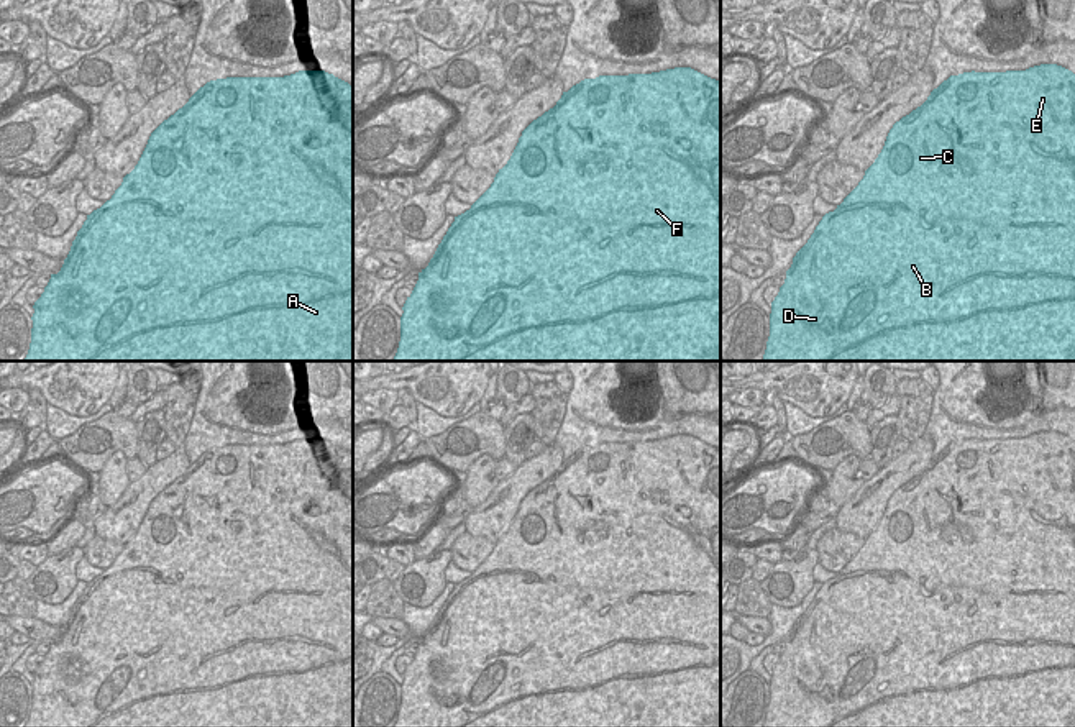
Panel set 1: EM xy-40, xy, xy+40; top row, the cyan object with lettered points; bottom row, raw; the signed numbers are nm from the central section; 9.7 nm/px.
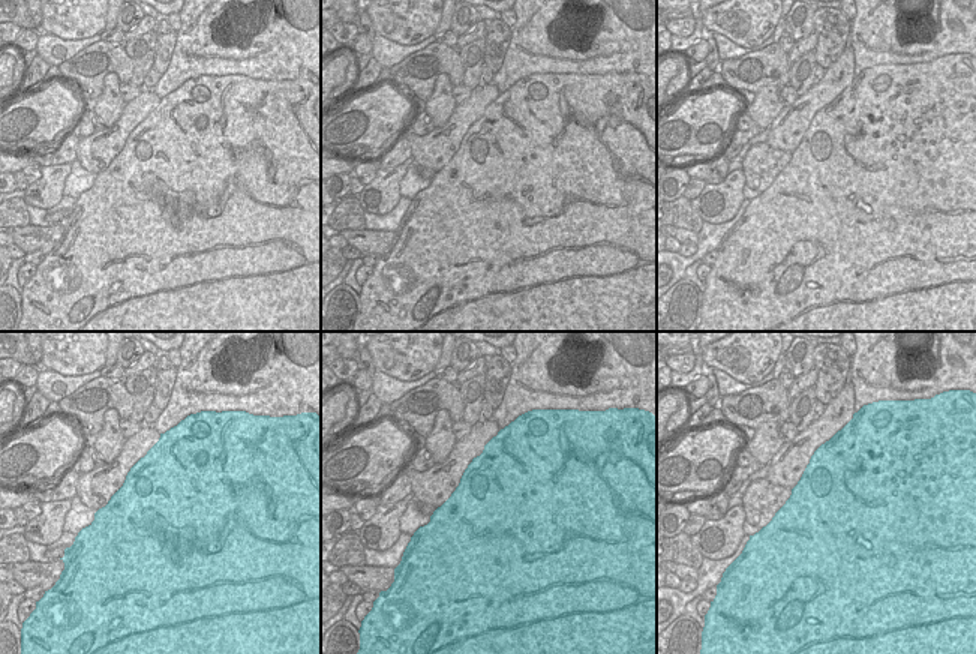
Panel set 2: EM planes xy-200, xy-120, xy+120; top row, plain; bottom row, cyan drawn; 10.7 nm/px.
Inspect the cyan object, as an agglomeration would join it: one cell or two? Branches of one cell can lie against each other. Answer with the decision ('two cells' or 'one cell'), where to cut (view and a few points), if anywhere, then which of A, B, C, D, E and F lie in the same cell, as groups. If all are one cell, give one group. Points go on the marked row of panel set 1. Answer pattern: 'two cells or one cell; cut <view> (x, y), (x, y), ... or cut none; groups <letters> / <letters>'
one cell; cut none; groups A B C D E F

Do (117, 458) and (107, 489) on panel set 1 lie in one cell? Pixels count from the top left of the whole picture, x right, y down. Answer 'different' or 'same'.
same

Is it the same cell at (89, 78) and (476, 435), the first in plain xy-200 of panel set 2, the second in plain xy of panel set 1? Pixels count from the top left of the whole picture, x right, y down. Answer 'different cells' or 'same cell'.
same cell

